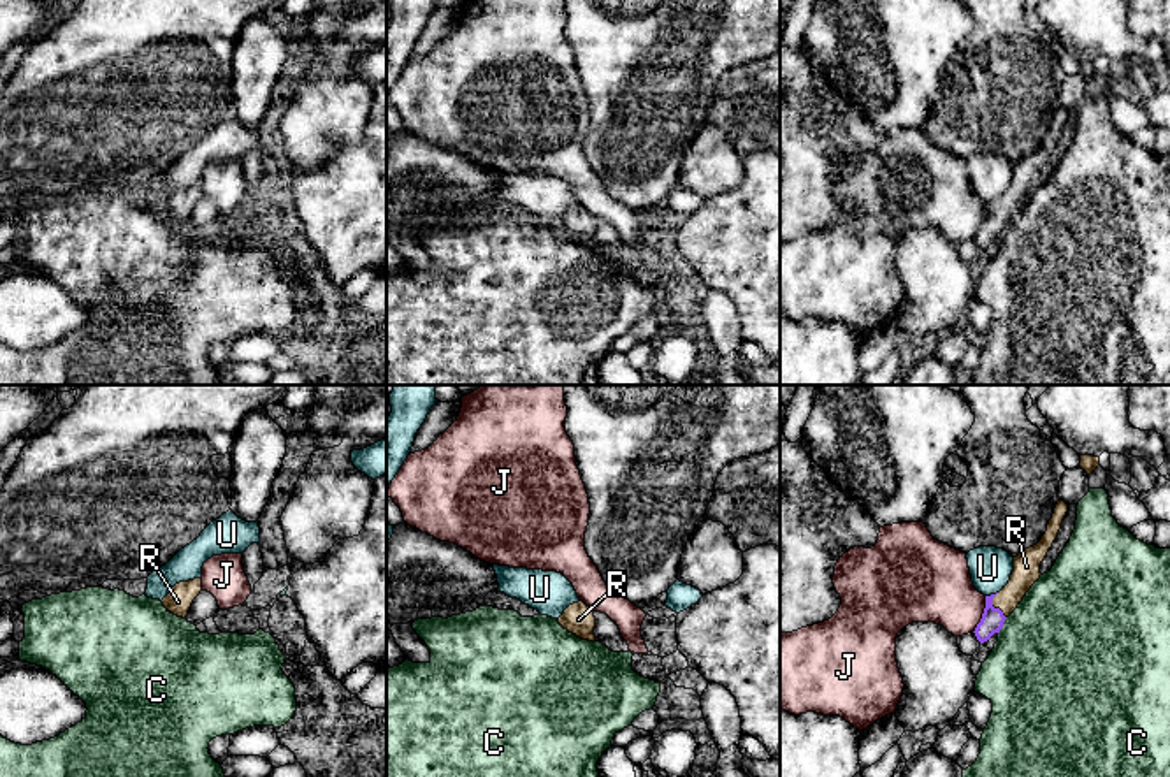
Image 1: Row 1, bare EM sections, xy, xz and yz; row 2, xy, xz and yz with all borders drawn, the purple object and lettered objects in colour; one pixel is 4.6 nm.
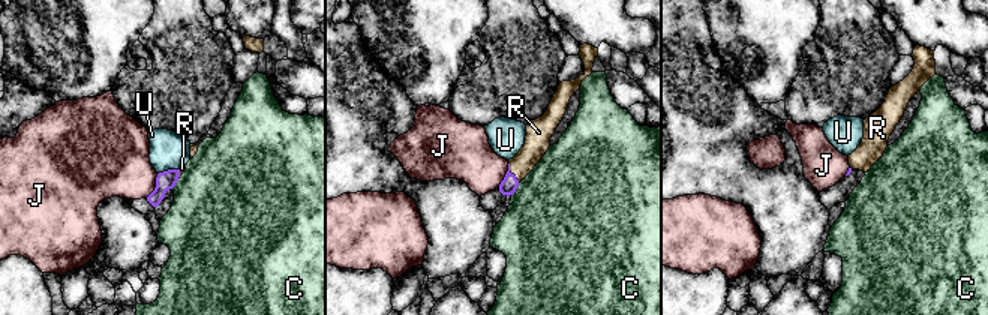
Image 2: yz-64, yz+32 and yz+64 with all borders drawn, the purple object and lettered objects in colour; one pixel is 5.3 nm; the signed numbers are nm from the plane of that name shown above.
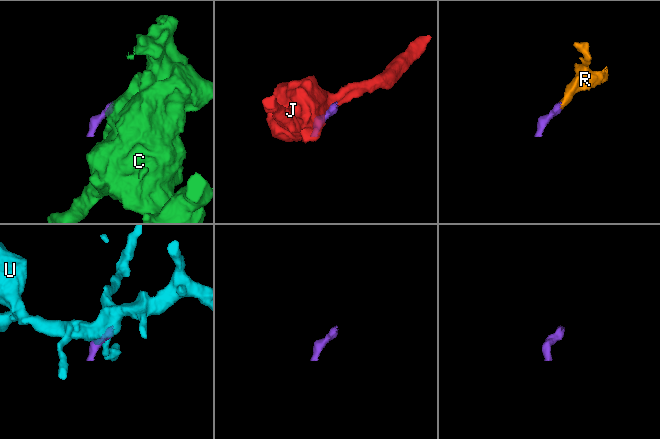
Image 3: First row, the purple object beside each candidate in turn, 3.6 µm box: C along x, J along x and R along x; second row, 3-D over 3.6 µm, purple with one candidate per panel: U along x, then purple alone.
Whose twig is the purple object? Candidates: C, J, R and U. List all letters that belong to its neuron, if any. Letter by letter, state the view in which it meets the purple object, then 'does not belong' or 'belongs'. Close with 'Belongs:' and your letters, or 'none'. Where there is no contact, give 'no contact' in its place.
C: yz | does not belong
J: yz | does not belong
R: yz | belongs
U: yz | does not belong
Belongs: R

